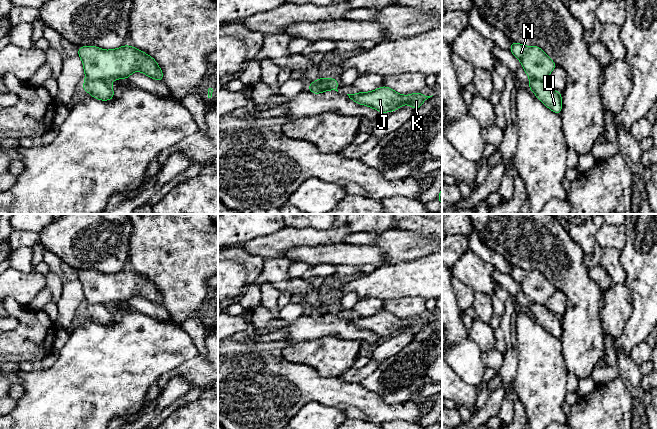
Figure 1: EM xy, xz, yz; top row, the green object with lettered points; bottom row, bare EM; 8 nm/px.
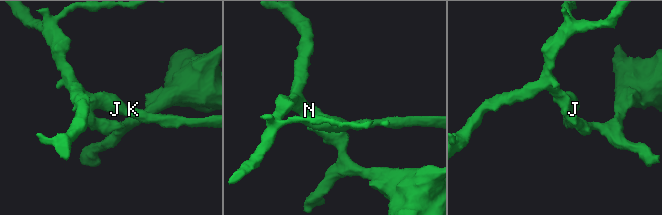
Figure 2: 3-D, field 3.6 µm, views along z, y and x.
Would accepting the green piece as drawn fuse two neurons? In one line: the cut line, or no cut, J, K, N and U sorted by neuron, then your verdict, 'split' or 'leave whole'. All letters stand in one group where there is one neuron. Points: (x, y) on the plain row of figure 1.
cut xz (330, 305), (330, 308), (324, 314), (316, 310), (309, 310); groups J K N / U; split

